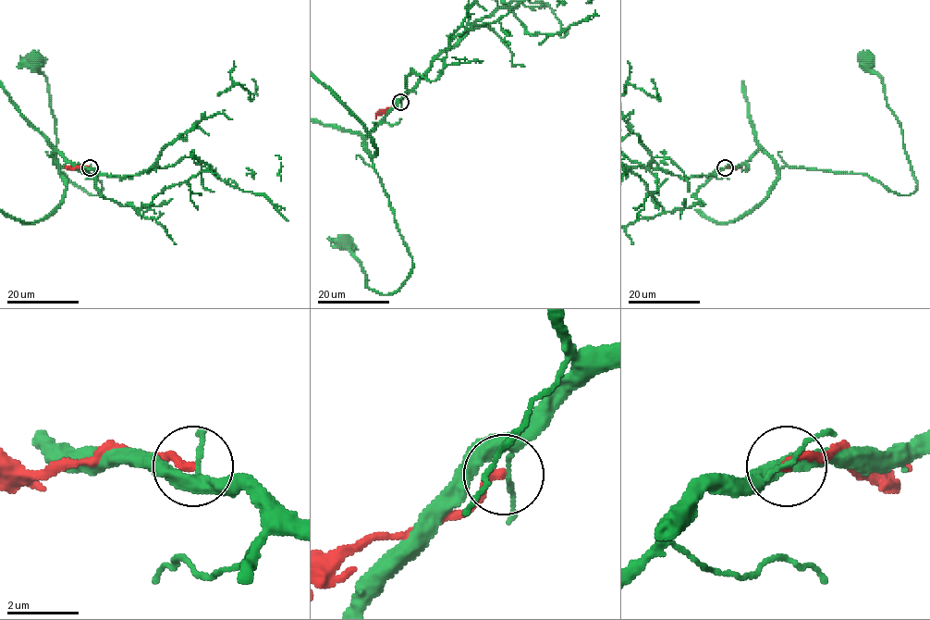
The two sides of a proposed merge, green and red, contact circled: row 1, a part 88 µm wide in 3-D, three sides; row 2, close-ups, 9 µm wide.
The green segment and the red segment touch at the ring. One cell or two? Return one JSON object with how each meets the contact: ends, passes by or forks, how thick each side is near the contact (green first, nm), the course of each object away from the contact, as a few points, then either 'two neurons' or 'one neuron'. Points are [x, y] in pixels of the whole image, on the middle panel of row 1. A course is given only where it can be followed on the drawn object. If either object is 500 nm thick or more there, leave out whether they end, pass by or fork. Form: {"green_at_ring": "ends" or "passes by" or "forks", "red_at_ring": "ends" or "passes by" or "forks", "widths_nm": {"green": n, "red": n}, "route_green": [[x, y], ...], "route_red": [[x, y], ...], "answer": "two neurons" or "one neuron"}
{"green_at_ring": "passes by", "red_at_ring": "ends", "widths_nm": {"green": 110, "red": 240}, "route_green": [[400, 102], [367, 135], [365, 150], [411, 257], [408, 278], [380, 294], [344, 243]], "answer": "two neurons"}

